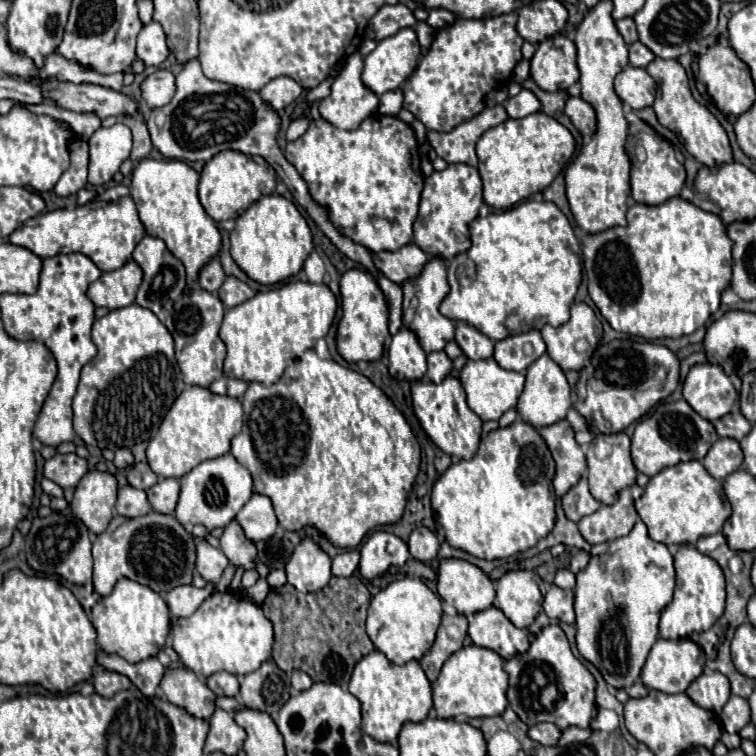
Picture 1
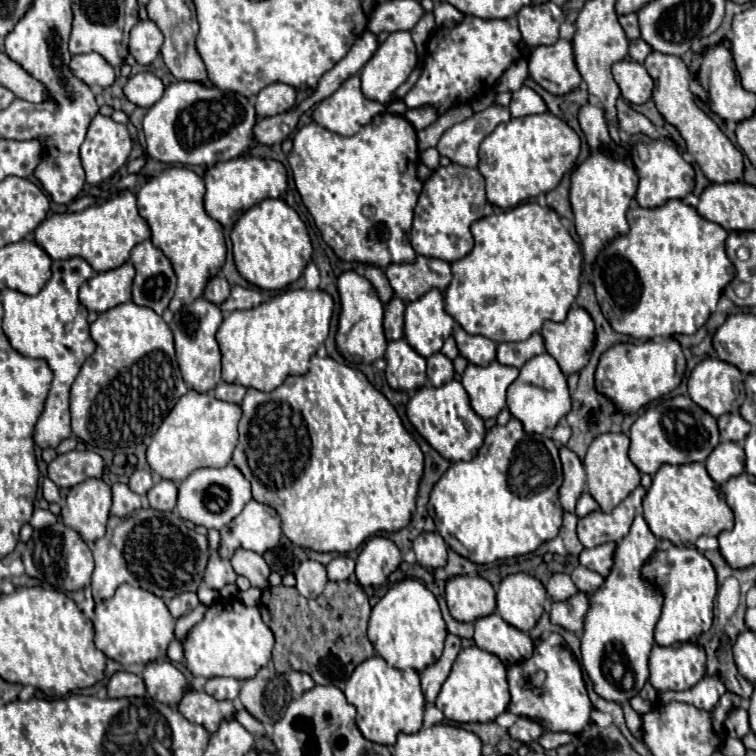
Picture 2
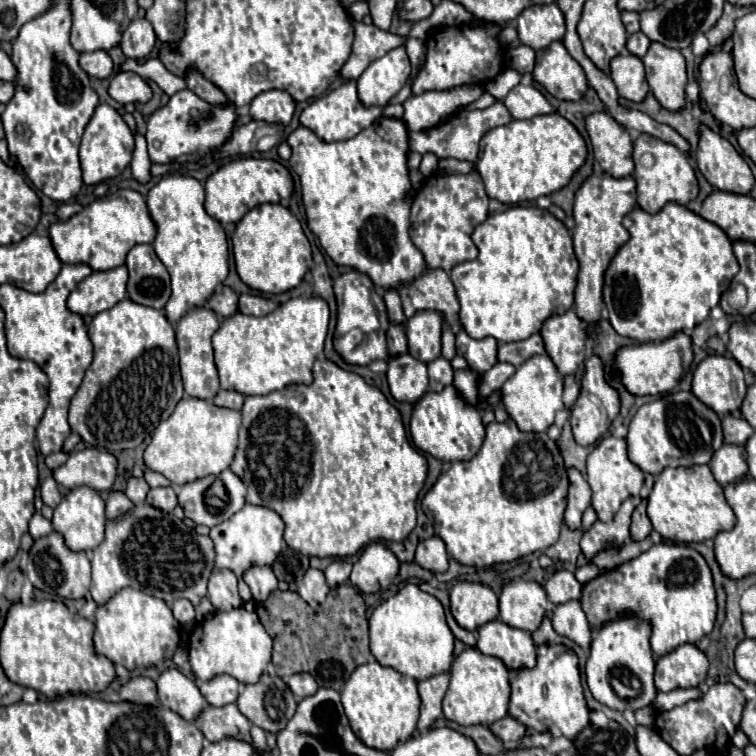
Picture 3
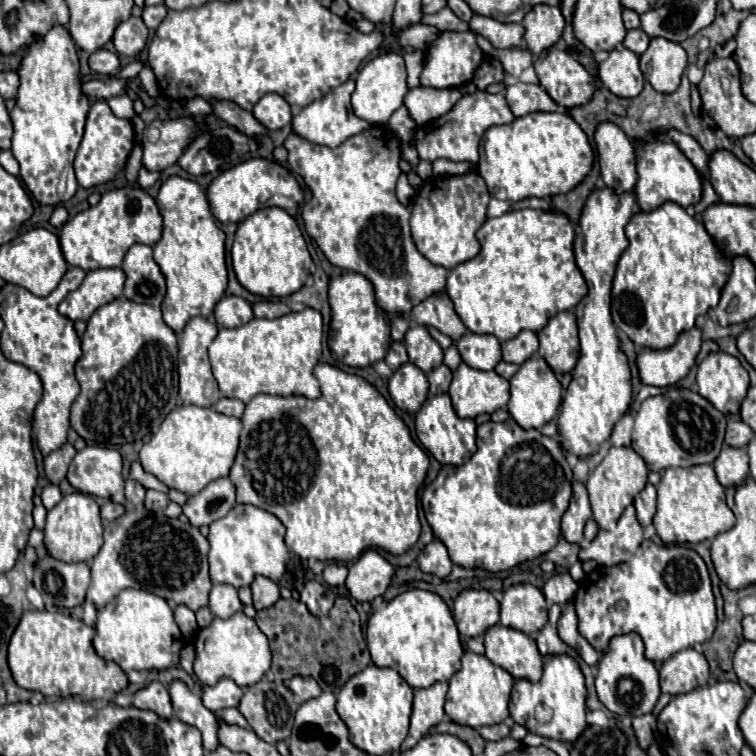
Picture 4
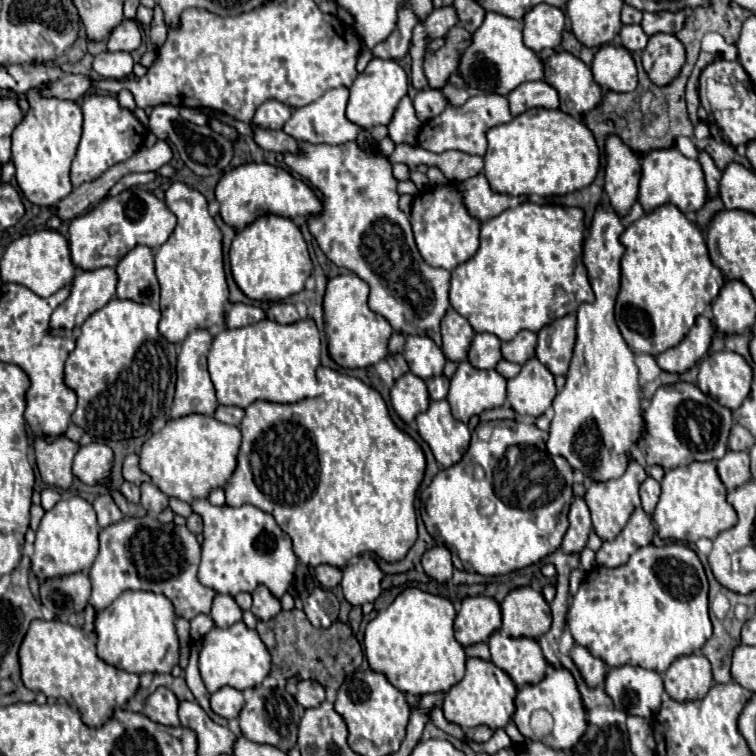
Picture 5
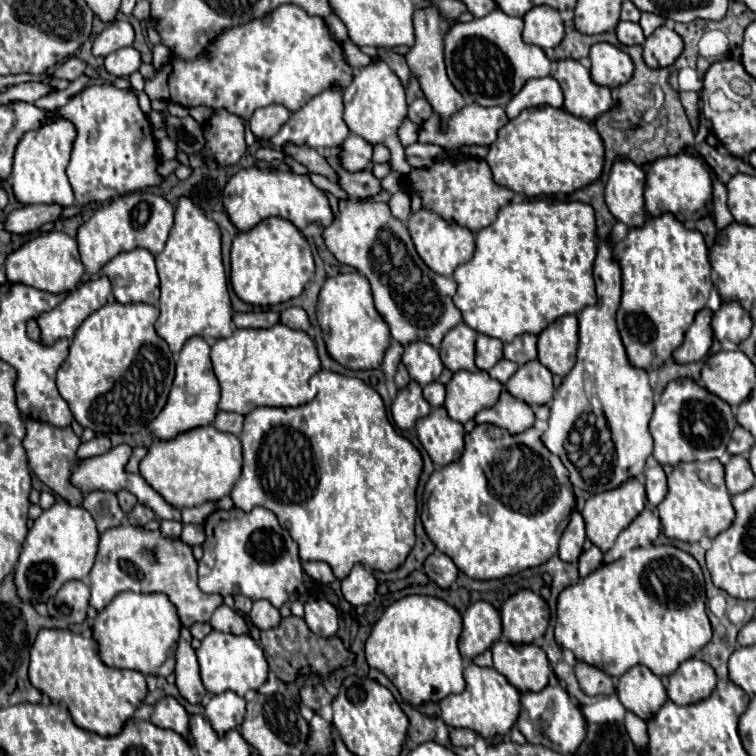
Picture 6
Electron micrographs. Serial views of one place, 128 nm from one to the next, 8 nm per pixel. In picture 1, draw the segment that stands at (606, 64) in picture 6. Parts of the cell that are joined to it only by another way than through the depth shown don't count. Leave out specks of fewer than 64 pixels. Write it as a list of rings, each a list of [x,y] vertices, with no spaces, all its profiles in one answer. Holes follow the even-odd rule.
[[[630,64],[616,76],[614,88],[620,100],[632,106],[634,110],[652,106],[658,90],[656,82],[652,80],[652,76],[648,76],[644,68],[632,68]]]

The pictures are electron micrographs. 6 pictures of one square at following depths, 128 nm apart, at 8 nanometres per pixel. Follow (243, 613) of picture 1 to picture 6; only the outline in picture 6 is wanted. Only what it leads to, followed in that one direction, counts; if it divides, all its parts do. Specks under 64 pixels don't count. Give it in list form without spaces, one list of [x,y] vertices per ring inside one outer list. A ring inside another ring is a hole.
[[[212,630],[204,640],[202,646],[196,650],[202,684],[210,694],[222,694],[226,690],[244,696],[248,690],[258,690],[268,678],[268,662],[260,644],[248,634],[226,634]]]

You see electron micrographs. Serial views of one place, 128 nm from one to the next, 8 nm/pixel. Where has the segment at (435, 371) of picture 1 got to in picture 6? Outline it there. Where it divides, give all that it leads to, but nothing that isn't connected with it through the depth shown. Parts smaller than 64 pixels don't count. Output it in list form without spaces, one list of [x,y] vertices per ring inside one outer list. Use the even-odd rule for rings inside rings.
[[[432,382],[428,386],[424,386],[424,398],[428,400],[428,404],[432,408],[438,408],[444,404],[444,396],[446,396],[446,390],[444,390],[444,384],[440,382]]]

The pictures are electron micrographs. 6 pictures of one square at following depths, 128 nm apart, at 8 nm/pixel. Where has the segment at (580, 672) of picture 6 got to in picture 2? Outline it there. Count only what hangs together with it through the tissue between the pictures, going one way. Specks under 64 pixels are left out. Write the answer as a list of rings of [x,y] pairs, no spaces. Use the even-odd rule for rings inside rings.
[[[578,592],[562,602],[552,602],[550,620],[570,632],[580,632],[584,622],[584,612],[588,610],[588,596],[584,592]]]

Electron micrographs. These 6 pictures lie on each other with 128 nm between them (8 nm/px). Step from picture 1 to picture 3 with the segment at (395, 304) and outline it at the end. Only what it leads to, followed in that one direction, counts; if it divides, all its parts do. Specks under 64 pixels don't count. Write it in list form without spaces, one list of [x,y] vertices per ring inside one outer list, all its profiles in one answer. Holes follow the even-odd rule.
[[[390,324],[388,328],[388,352],[396,354],[396,352],[406,352],[406,334],[404,334],[404,326],[402,324]]]

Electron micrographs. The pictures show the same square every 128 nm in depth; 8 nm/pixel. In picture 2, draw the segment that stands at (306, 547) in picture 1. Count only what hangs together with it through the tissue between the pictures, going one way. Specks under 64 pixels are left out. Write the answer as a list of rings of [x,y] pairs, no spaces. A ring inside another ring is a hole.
[[[304,560],[300,562],[300,566],[296,568],[294,572],[296,576],[296,588],[302,596],[306,598],[314,598],[318,596],[326,582],[328,582],[328,576],[326,576],[326,566],[316,562],[316,560]]]

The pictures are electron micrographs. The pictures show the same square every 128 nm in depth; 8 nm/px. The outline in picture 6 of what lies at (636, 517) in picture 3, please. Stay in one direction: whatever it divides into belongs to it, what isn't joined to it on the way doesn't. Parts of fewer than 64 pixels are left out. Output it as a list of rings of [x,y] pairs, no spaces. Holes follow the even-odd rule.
[[[660,464],[646,470],[644,486],[646,486],[648,504],[650,506],[658,506],[664,500],[664,496],[666,496],[666,474],[664,474]]]

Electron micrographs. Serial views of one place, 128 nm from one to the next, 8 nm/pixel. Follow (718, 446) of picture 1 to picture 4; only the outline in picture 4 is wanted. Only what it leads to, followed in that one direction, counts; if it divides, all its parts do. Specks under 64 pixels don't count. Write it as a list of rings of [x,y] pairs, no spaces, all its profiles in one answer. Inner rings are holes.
[[[724,446],[712,466],[716,470],[718,482],[724,488],[742,484],[742,480],[746,480],[746,476],[748,476],[748,454],[744,448]]]

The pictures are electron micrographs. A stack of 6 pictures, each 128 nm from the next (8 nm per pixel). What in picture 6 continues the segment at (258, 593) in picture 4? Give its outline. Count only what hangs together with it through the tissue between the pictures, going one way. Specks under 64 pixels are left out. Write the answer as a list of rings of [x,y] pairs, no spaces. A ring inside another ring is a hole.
[[[254,600],[250,618],[260,630],[264,630],[264,628],[274,628],[282,616],[280,616],[278,608],[274,608],[268,600]]]

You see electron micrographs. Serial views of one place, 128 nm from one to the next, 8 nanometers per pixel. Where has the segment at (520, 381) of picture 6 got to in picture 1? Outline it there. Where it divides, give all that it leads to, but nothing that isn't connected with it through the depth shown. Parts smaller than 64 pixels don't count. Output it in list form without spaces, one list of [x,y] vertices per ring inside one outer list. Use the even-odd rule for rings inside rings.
[[[544,354],[540,360],[536,360],[536,364],[528,366],[526,386],[524,386],[524,392],[520,394],[516,410],[524,422],[532,424],[534,428],[542,428],[542,426],[554,424],[556,420],[566,418],[566,412],[570,410],[570,406],[572,406],[572,398],[570,398],[570,386],[566,382],[566,376],[562,368],[548,354]]]

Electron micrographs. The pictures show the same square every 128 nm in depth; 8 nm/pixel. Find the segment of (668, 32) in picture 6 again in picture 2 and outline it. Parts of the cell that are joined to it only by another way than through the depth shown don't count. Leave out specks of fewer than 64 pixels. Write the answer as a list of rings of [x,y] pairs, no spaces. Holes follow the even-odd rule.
[[[652,52],[644,62],[644,68],[654,80],[654,104],[658,112],[664,116],[668,124],[672,124],[680,132],[688,152],[696,158],[696,164],[702,168],[704,176],[710,182],[742,180],[742,154],[734,148],[728,136],[714,124],[714,120],[694,104],[694,94],[690,92],[690,72],[686,64],[678,56],[664,56],[660,52]]]

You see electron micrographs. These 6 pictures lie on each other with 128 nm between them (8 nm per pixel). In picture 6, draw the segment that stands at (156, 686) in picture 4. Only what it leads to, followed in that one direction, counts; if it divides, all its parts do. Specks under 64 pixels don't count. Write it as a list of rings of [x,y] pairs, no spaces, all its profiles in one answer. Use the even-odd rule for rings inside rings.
[[[164,696],[154,704],[150,722],[160,728],[170,728],[182,734],[184,738],[188,736],[188,712],[182,708],[182,704],[174,696]]]

